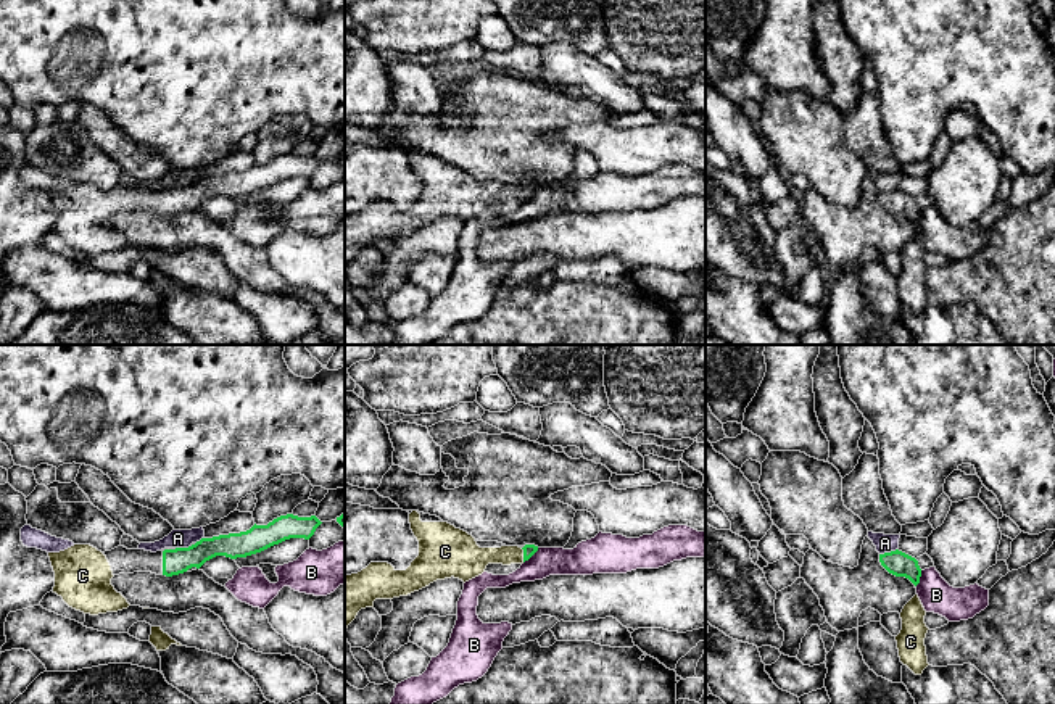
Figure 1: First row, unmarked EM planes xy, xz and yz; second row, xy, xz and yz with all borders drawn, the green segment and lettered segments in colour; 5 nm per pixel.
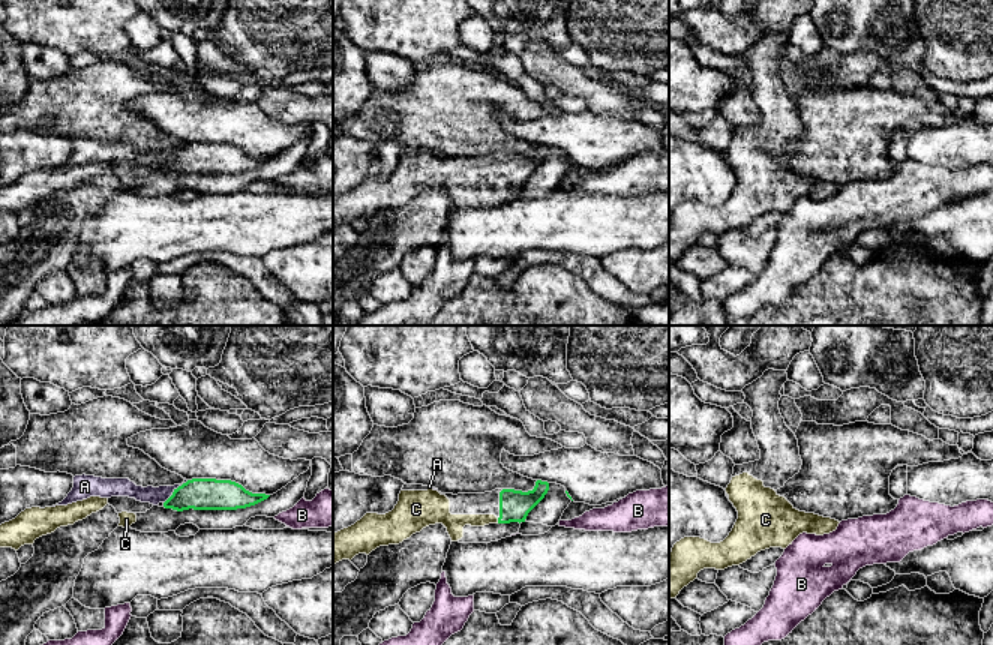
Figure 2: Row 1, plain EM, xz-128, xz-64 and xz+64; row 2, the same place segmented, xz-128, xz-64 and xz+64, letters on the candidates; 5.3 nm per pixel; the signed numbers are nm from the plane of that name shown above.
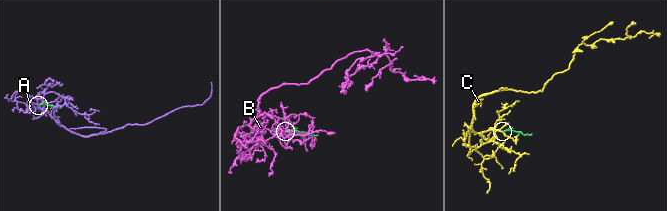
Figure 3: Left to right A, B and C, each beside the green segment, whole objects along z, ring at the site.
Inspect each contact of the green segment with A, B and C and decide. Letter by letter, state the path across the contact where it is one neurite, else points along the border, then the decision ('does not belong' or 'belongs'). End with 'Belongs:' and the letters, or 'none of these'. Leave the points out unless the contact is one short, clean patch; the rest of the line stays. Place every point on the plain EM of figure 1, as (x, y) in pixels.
A: along yz (896, 187), (880, 194) | does not belong
B: does not belong
C: belongs
Belongs: C

